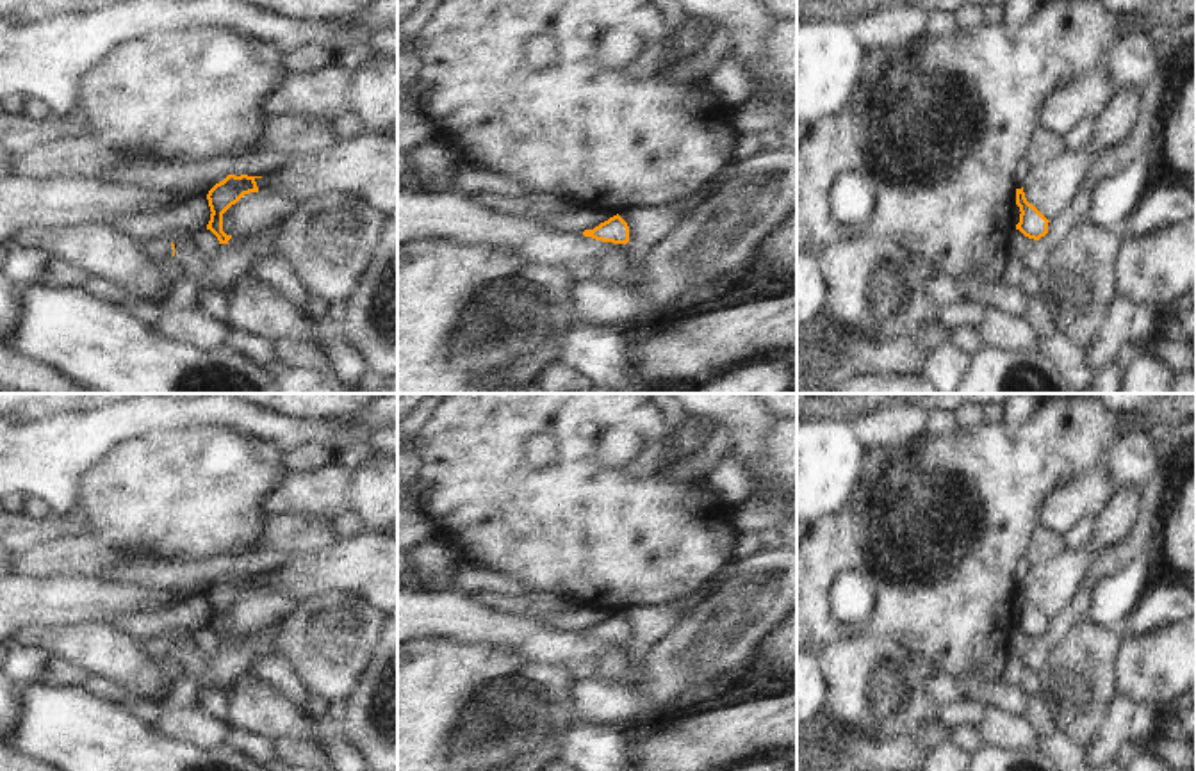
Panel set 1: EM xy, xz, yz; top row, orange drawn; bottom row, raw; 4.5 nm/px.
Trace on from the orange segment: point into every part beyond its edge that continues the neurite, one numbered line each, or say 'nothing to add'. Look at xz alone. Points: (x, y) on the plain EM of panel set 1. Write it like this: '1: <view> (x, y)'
nothing to add

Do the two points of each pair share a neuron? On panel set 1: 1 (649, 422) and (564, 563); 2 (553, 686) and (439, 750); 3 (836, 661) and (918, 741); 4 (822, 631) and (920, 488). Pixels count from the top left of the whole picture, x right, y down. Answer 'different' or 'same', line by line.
1: same
2: same
3: different
4: same

